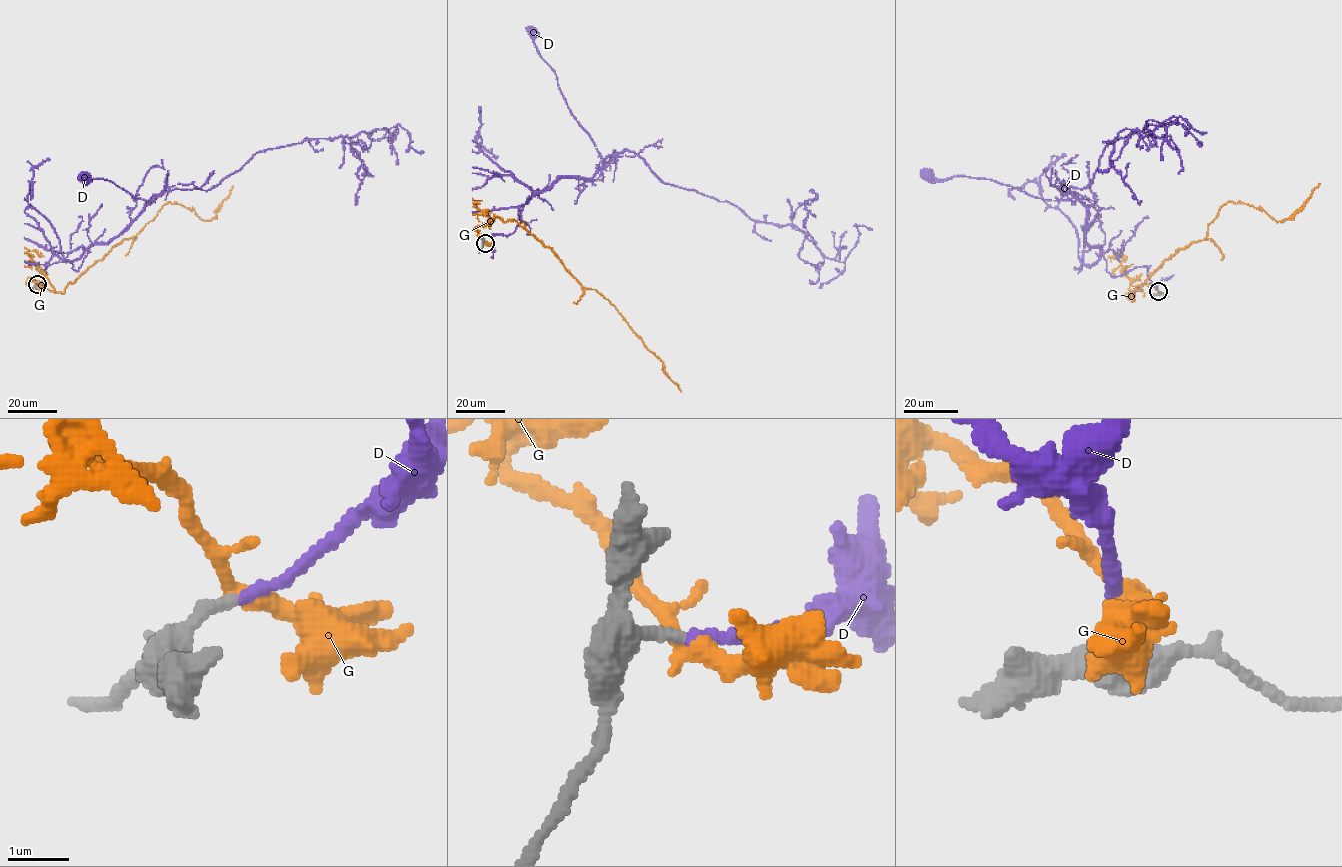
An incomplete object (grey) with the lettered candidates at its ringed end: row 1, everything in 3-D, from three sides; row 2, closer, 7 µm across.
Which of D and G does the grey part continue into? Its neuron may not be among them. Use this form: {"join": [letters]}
{"join": ["D"]}

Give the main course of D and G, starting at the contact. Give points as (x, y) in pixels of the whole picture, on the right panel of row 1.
D: (1158, 291), (1149, 267), (1106, 270), (1102, 249), (1086, 242), (1087, 209), (1075, 197), (926, 174)
G: (1158, 291), (1144, 284), (1128, 298), (1164, 261), (1204, 239), (1227, 201), (1283, 221), (1320, 183)

